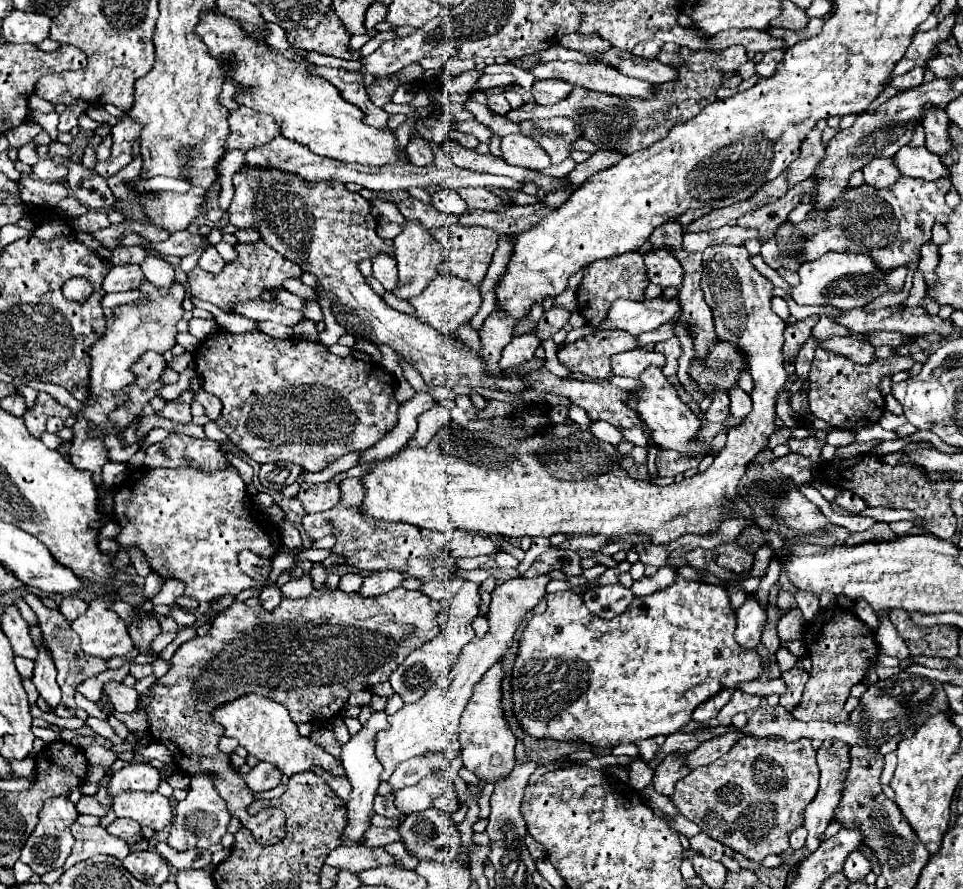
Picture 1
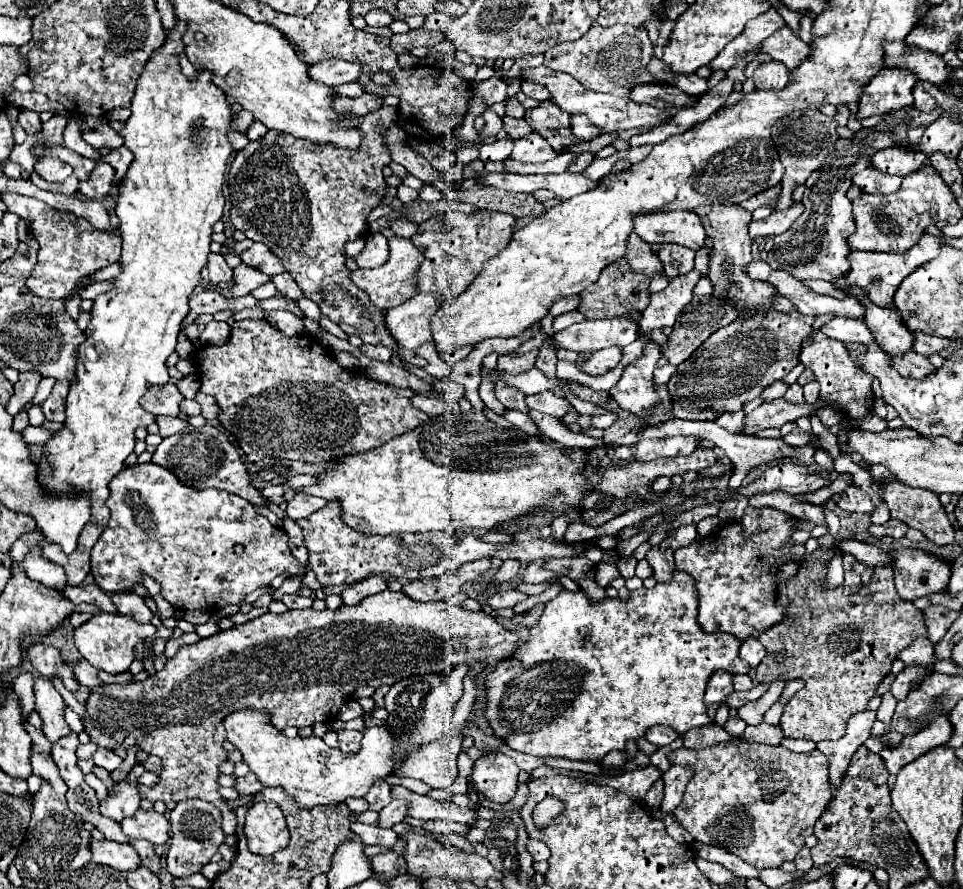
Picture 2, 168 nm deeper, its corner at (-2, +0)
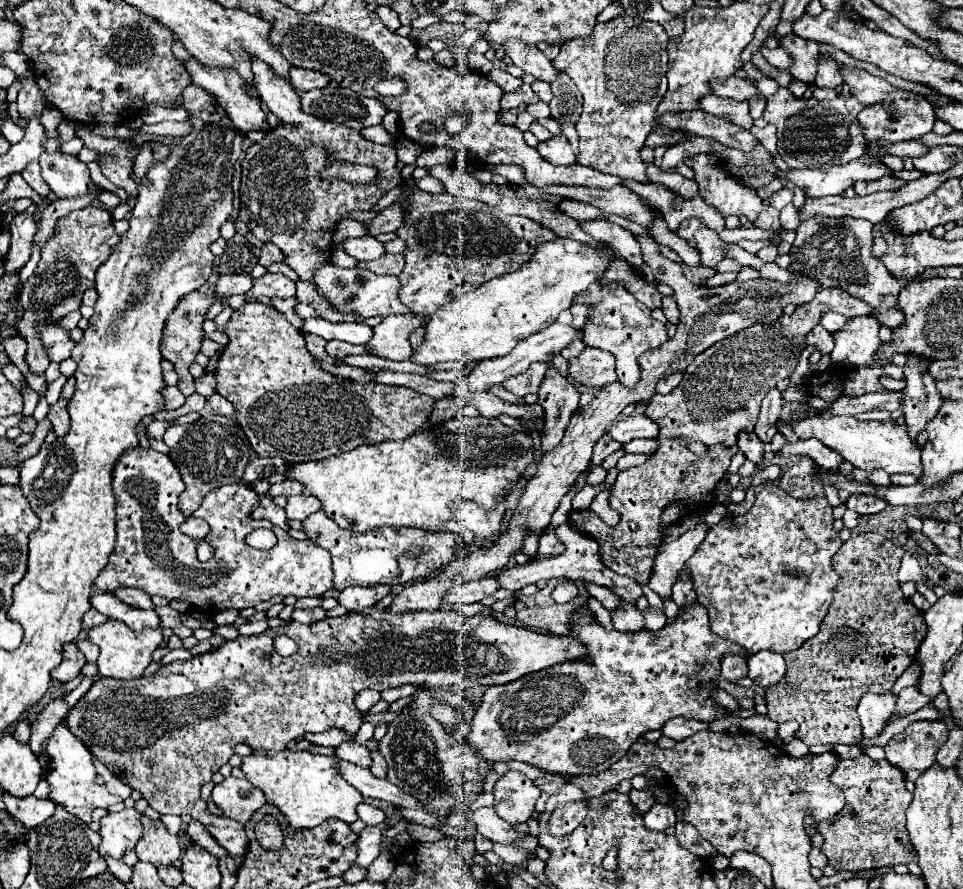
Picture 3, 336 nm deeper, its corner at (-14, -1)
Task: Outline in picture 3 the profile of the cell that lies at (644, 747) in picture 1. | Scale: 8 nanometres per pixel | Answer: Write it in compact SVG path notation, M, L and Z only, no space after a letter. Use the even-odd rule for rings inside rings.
M674 717L672 721L668 721L662 731L666 737L672 737L676 741L684 741L686 737L702 731L702 729L708 729L710 725L704 723L704 721L694 721L694 719L686 719L686 717Z

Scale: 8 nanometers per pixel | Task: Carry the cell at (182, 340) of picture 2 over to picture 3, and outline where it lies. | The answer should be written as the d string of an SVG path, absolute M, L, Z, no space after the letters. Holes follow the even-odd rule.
M200 291L188 293L188 297L180 299L180 305L176 305L176 309L172 311L172 317L168 317L168 321L164 323L164 337L162 337L160 353L164 359L168 359L174 365L174 371L180 377L176 387L180 389L180 393L186 393L186 397L196 391L194 389L194 377L188 373L188 367L194 363L194 359L200 351L200 345L204 339L204 331L202 331L204 315L212 303L214 303L214 297L210 297L210 295L204 295Z

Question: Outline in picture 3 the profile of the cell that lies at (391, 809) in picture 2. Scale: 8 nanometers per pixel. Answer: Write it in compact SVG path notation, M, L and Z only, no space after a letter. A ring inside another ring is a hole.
M386 823L376 825L376 827L366 827L358 835L356 839L356 849L358 849L356 865L358 867L368 867L380 855L380 841L382 841L384 831L386 831Z

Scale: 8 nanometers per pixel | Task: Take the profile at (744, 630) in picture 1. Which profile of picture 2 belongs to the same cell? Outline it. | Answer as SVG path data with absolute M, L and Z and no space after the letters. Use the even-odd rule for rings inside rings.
M752 638L752 640L742 640L742 646L740 646L740 658L744 662L748 662L752 668L756 668L762 658L766 656L766 648L760 644L758 638Z

